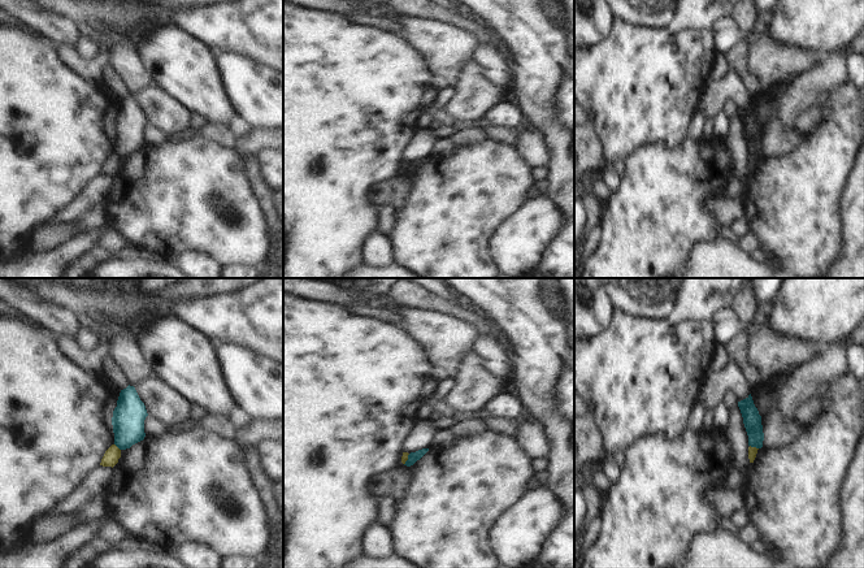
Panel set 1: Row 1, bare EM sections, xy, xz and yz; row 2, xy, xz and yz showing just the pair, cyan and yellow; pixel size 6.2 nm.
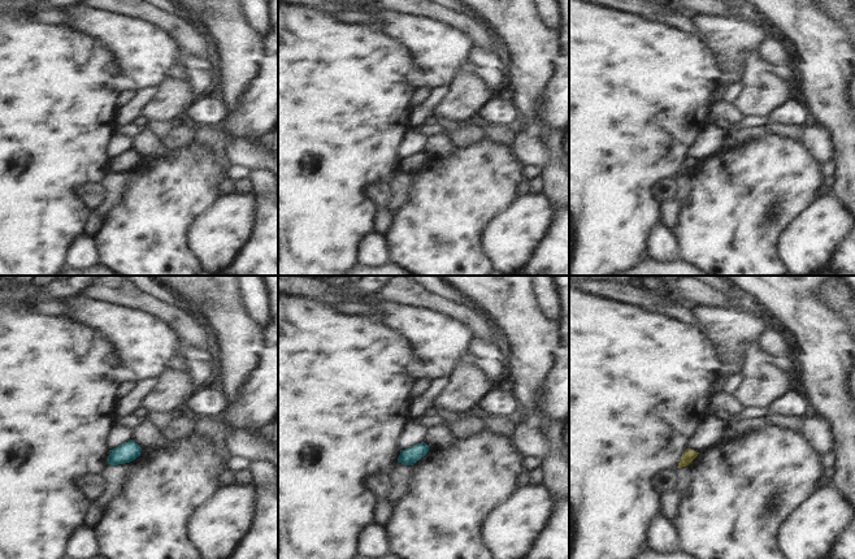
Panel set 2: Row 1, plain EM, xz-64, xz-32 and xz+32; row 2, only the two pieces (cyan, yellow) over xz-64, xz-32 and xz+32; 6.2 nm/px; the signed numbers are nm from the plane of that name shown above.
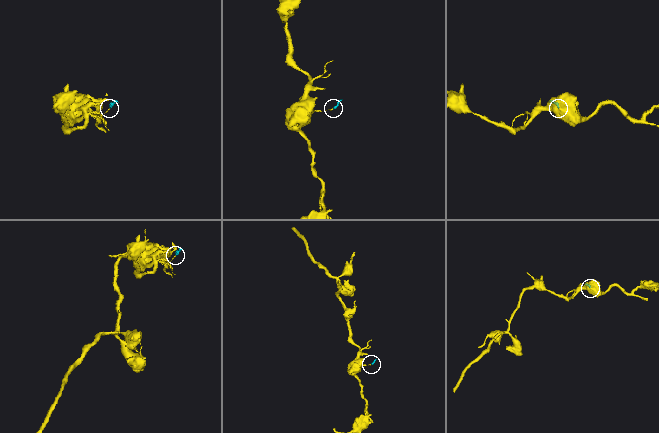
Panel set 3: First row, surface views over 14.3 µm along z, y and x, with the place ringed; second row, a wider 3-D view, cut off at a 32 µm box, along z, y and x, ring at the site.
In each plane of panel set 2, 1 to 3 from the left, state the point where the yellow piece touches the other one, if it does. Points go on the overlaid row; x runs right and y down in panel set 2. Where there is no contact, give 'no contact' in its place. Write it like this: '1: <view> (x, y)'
1: no contact
2: no contact
3: no contact

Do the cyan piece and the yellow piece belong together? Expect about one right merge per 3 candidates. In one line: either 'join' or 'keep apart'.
keep apart

